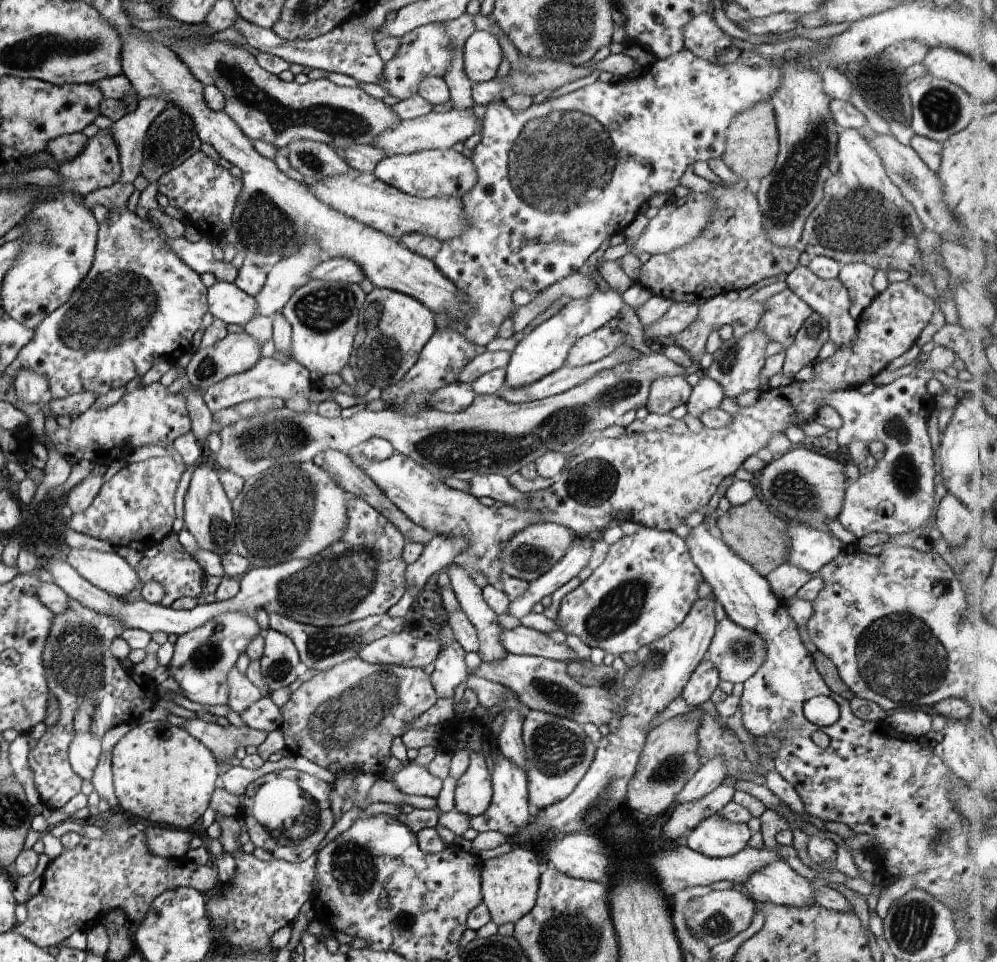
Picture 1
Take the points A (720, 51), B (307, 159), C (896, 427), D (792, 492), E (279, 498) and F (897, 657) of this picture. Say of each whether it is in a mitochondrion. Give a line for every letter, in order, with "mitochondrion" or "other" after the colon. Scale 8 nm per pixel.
A: mitochondrion
B: mitochondrion
C: mitochondrion
D: mitochondrion
E: mitochondrion
F: mitochondrion

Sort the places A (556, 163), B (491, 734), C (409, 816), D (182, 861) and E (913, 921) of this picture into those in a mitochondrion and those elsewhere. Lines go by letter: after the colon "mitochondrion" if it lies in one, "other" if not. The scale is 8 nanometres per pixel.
A: mitochondrion
B: other
C: other
D: other
E: mitochondrion

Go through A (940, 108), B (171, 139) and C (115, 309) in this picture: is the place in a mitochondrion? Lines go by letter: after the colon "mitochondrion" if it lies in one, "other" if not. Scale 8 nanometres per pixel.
A: mitochondrion
B: mitochondrion
C: mitochondrion

